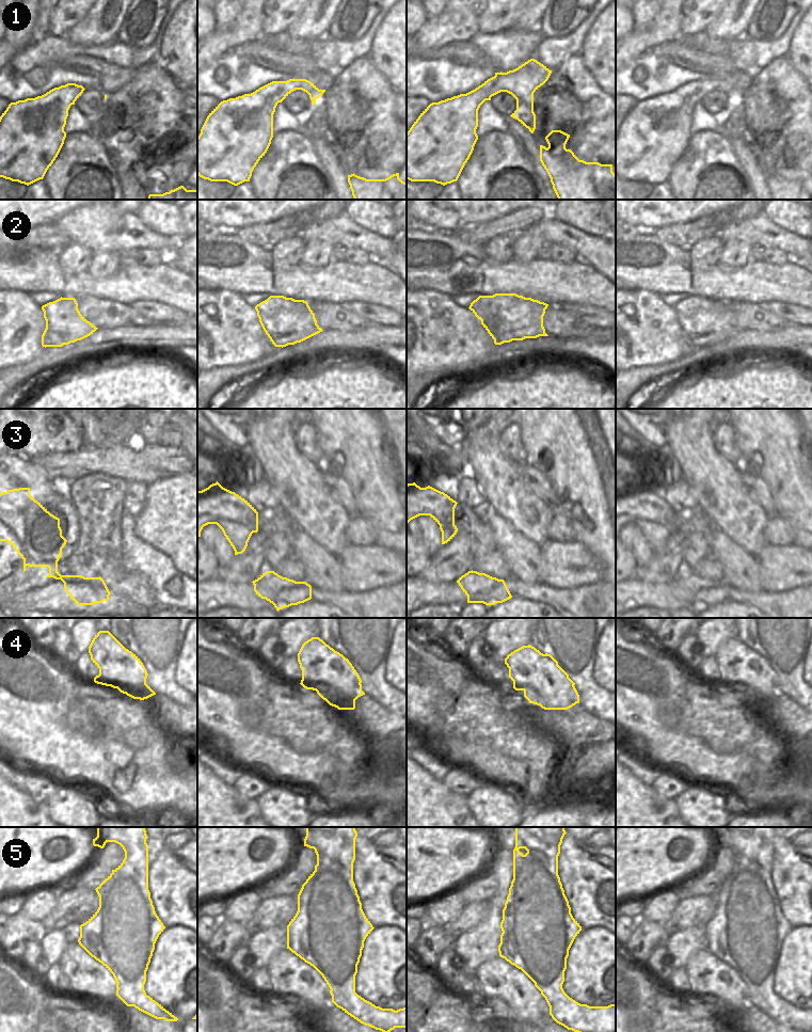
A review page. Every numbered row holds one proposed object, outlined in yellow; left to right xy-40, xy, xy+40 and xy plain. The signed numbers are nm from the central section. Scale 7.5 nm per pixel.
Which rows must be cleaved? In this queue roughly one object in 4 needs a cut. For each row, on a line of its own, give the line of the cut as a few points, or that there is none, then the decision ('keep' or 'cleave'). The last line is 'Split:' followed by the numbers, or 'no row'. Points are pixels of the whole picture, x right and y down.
1: cut none; keep
2: cut none; keep
3: cut xy-40 (62, 575), (53, 577); cleave
4: cut none; keep
5: cut xy+40 (515, 964), (527, 973), (544, 997); cleave
Split: 3, 5

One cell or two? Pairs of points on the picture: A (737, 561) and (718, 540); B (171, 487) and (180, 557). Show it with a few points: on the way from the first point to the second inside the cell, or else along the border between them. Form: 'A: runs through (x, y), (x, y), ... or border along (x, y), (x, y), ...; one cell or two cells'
A: runs through (732, 556), (721, 545); one cell
B: border along (177, 542), (186, 543); two cells

